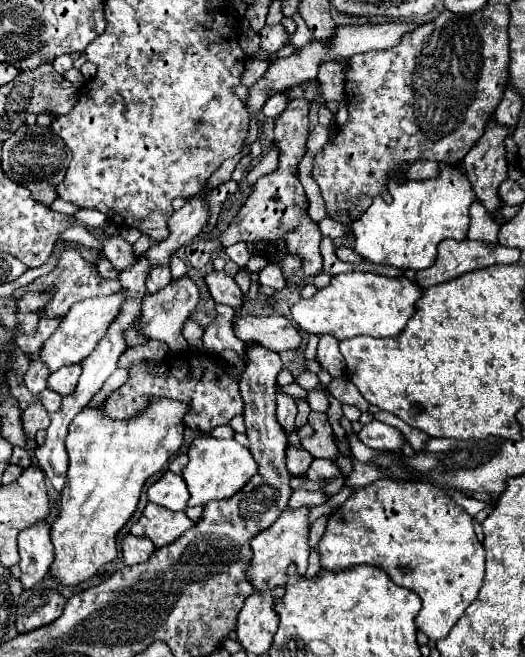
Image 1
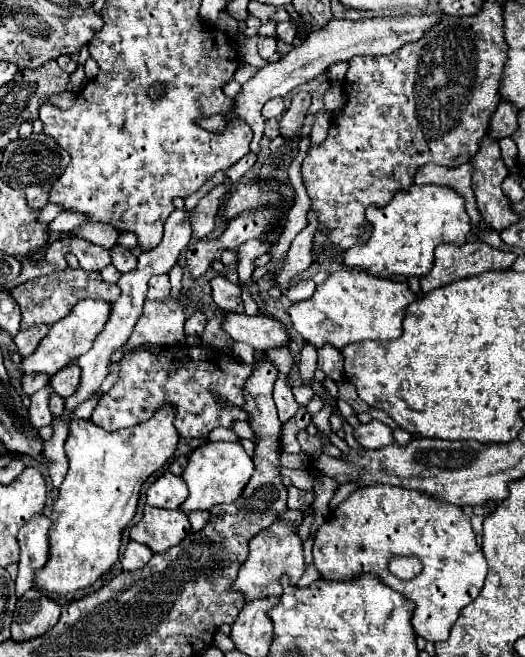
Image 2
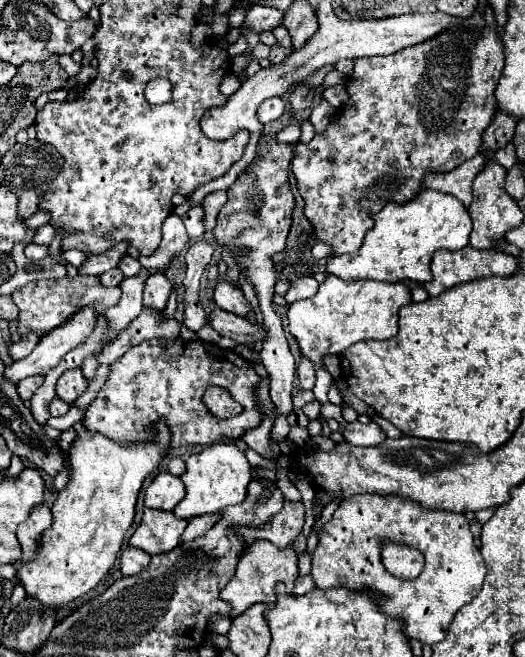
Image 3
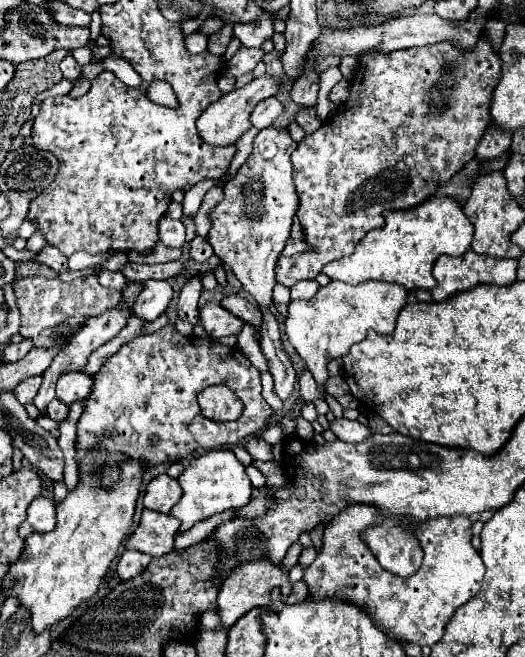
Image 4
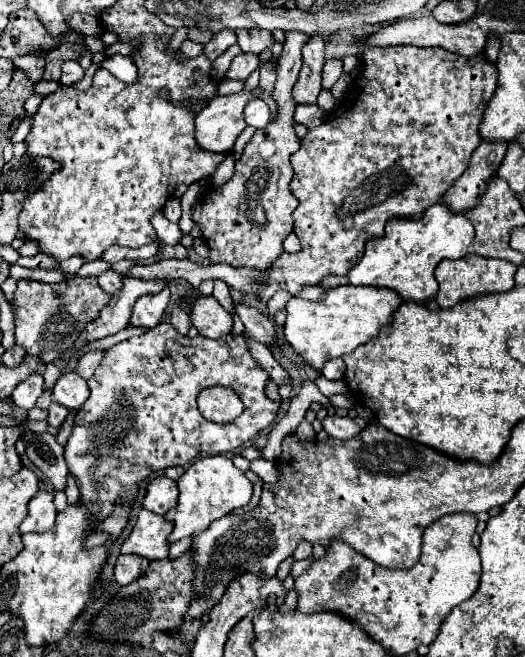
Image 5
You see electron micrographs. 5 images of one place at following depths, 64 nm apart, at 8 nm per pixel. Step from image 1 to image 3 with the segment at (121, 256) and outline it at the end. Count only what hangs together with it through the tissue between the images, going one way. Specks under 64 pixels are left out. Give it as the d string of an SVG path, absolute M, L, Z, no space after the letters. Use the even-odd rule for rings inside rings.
M128 254L120 260L118 268L122 270L122 274L124 274L126 278L128 278L128 276L138 276L138 274L140 274L140 270L142 270L140 262L138 262L138 260L134 260L134 258L130 258Z

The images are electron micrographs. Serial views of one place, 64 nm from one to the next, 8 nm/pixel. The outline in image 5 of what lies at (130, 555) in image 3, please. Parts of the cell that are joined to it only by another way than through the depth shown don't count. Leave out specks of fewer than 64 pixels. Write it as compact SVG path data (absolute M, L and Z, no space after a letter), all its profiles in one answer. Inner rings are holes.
M120 556L114 566L114 578L120 586L126 586L138 580L140 576L144 576L146 568L148 568L148 560L144 560L142 556Z

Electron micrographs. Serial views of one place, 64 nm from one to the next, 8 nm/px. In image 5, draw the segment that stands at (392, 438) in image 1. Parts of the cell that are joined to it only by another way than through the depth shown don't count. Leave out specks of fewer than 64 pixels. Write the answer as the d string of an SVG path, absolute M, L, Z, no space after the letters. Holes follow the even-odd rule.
M328 414L322 420L322 428L328 432L328 436L340 438L340 440L350 440L352 436L356 436L356 432L362 430L354 424L352 418L348 418L348 416L342 418L342 416L336 416L336 414Z

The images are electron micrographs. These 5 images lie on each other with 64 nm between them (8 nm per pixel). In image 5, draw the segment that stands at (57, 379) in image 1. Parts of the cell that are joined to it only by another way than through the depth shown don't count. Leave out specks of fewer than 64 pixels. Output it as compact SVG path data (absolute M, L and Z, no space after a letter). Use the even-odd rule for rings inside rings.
M70 372L70 374L64 374L58 378L52 396L54 396L54 402L66 406L68 410L78 410L88 400L90 390L88 390L88 384L84 378Z

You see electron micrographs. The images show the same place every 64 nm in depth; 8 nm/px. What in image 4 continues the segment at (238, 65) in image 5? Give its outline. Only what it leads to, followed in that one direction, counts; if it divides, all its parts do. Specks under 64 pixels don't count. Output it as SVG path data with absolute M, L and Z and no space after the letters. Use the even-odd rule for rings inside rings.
M240 48L240 52L228 62L228 70L234 78L242 76L242 74L248 74L254 70L254 66L262 60L264 52L262 48Z

